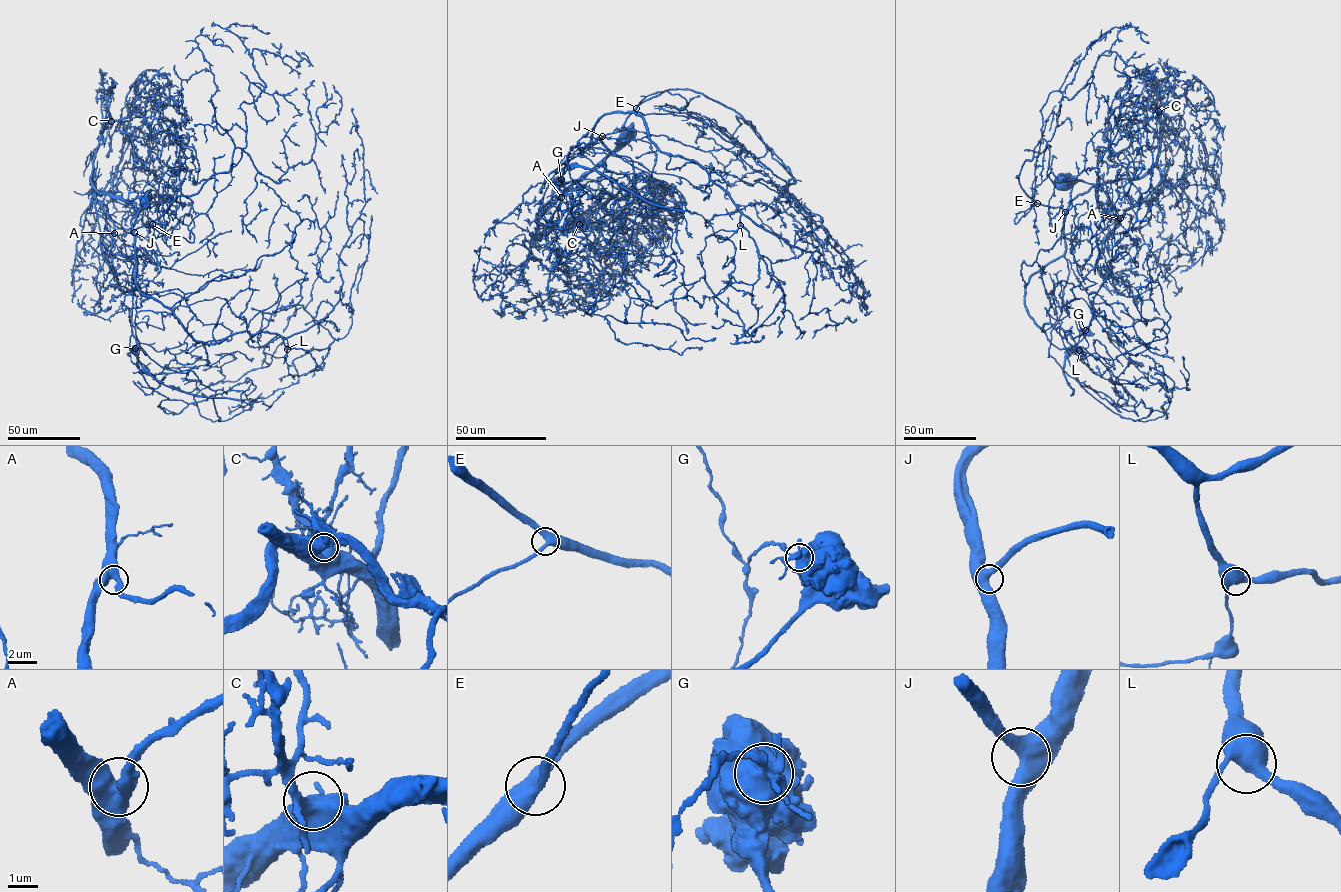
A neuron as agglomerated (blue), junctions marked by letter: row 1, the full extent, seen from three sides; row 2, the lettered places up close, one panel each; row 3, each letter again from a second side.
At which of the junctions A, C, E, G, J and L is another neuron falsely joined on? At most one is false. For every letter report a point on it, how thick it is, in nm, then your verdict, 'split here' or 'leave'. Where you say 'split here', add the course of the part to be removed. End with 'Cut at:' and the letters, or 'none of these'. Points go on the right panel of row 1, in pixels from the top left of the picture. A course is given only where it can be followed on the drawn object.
A: place (1120, 218); calibre 500 nm; leave
C: place (1158, 111); calibre 500 nm; leave
E: place (1037, 203); calibre 420 nm; leave
G: place (1085, 330); calibre 550 nm; split here; course (1085, 330), (1085, 336), (1069, 349), (1062, 368), (1073, 389), (1070, 395)
J: place (1065, 212); calibre 460 nm; leave
L: place (1079, 350); calibre 480 nm; leave
Cut at: G

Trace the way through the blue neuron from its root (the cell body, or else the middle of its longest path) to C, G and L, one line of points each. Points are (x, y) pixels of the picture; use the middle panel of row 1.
C: (629, 135), (622, 144), (576, 179), (538, 219), (540, 223), (571, 230), (579, 224)
G: (629, 135), (599, 165), (607, 148), (591, 140), (605, 114), (641, 117), (657, 150), (639, 202), (561, 179)
L: (629, 135), (598, 165), (596, 123), (637, 114), (740, 225)

